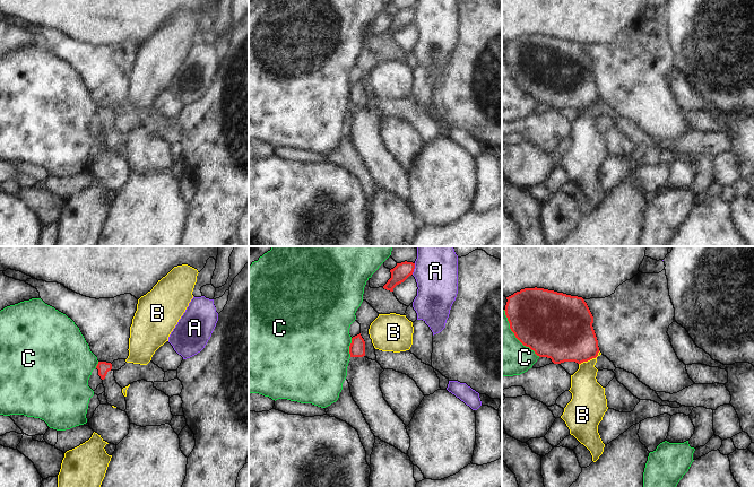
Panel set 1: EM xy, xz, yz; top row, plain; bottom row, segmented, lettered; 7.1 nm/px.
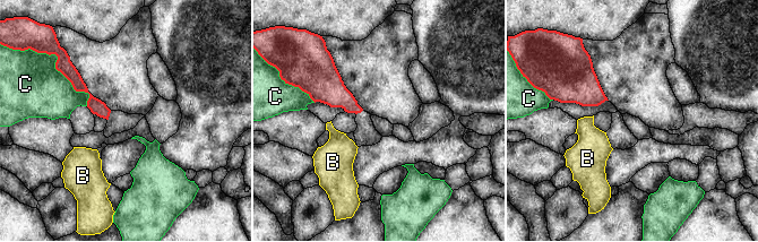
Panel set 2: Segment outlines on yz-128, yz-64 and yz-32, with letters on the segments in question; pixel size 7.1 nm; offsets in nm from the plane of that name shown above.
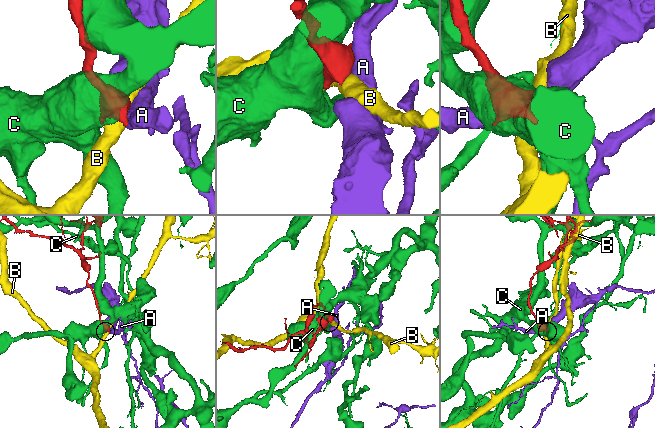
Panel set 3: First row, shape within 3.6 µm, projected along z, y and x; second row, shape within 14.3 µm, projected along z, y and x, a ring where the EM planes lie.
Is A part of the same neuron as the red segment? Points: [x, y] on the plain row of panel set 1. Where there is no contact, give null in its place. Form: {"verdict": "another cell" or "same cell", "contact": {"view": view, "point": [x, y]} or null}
{"verdict": "another cell", "contact": {"view": "xz", "point": [414, 15]}}

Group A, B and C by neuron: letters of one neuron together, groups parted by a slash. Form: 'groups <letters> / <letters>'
groups A / B / C

